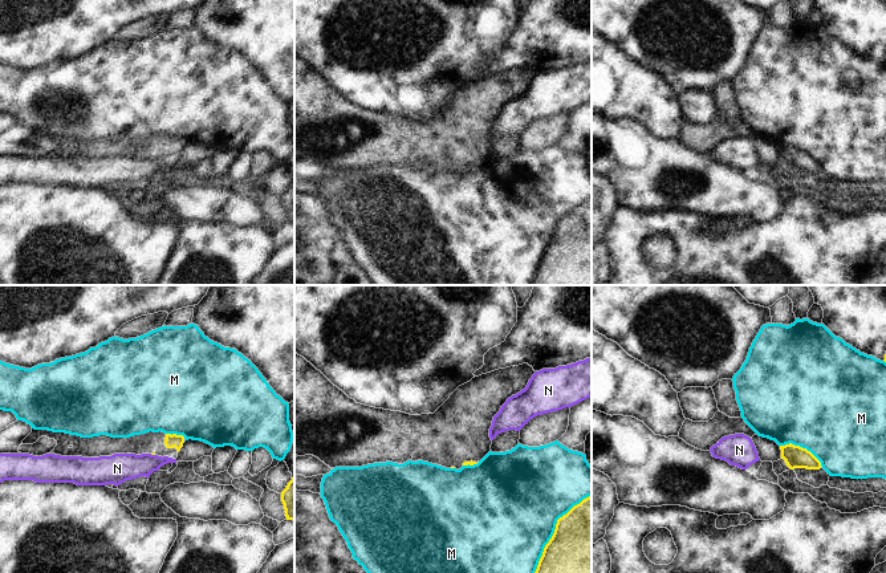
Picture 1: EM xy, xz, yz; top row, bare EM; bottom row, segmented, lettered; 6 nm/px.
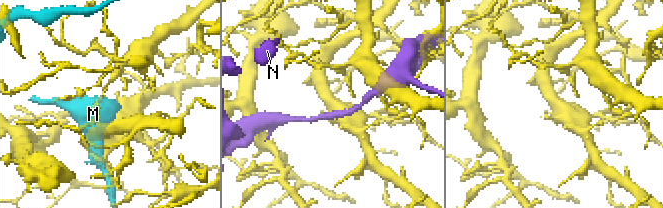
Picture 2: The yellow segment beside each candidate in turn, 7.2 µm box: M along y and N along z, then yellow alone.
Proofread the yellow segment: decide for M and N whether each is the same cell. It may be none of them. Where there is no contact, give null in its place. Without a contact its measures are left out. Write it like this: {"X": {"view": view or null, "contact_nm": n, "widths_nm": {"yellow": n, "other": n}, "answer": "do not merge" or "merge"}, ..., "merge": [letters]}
{"M": {"view": "xz", "contact_nm": 600, "widths_nm": {"yellow": 420, "other": 500}, "answer": "do not merge"}, "N": {"view": "xy", "contact_nm": 30, "widths_nm": {"yellow": 20, "other": 180}, "answer": "do not merge"}, "merge": []}

